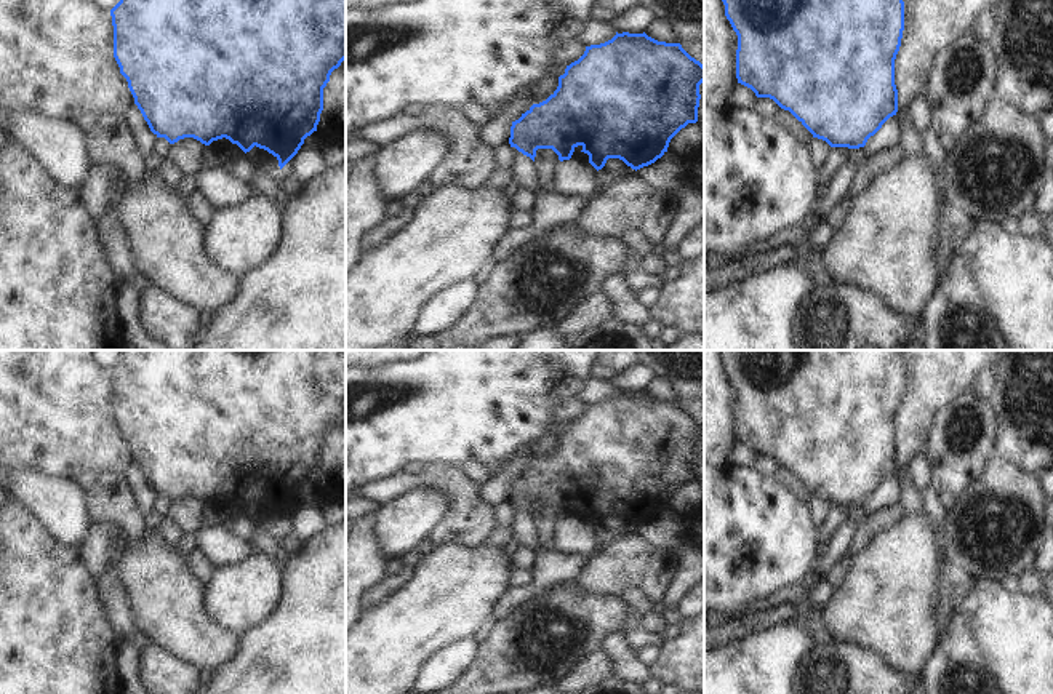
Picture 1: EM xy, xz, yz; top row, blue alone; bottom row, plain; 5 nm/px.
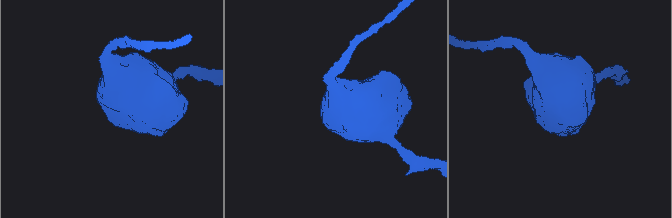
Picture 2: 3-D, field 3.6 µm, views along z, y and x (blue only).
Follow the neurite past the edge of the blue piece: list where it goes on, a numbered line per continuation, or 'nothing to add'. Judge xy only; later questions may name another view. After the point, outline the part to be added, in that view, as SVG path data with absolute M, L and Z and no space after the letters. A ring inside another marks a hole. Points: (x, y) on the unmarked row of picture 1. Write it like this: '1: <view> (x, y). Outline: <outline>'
nothing to add

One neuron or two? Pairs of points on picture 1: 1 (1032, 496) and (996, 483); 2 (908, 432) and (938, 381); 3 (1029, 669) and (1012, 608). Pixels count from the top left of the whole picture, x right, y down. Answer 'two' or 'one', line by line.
1: one
2: one
3: one

